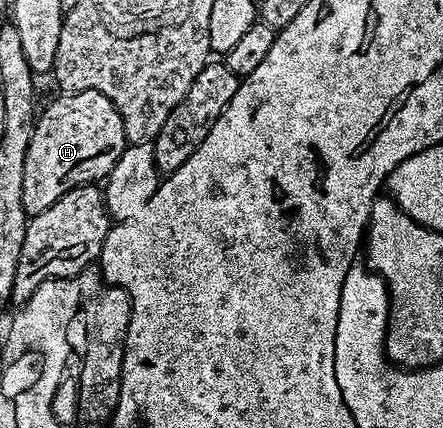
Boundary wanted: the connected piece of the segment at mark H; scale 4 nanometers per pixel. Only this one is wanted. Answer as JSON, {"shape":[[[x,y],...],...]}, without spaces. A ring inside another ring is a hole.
{"shape":[[[81,91],[80,93],[63,93],[48,107],[38,114],[33,131],[33,139],[29,139],[29,151],[25,151],[25,187],[21,191],[23,206],[28,215],[34,215],[53,207],[61,195],[79,185],[102,182],[113,171],[117,159],[127,148],[129,142],[125,135],[125,127],[121,123],[121,115],[117,107],[101,91]]]}

